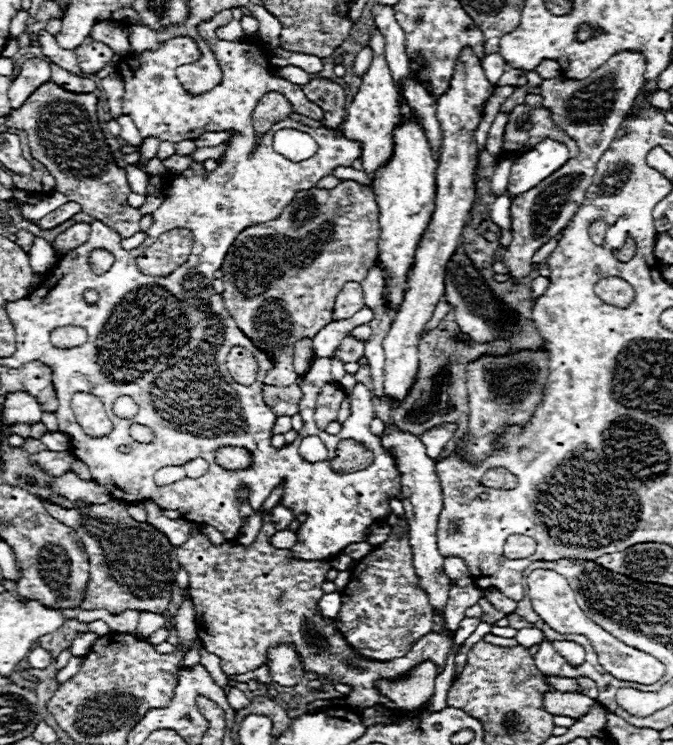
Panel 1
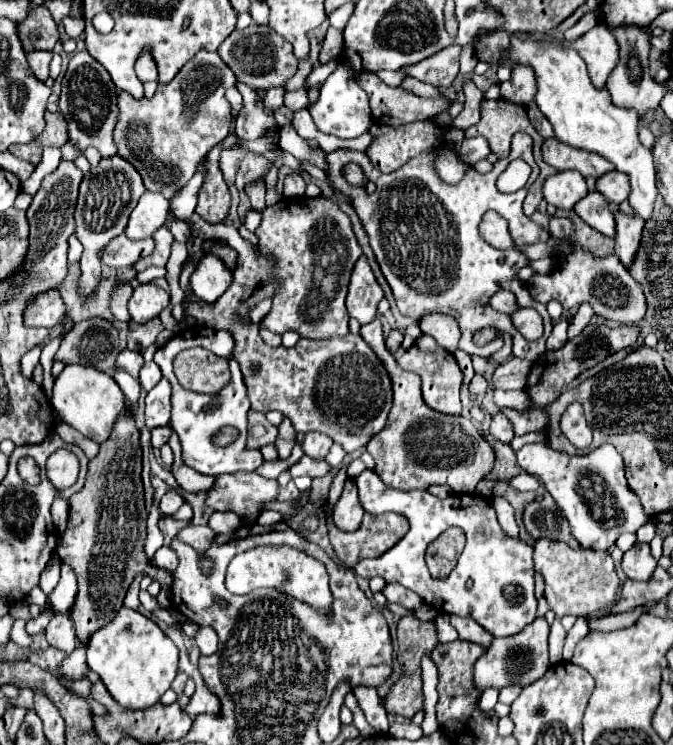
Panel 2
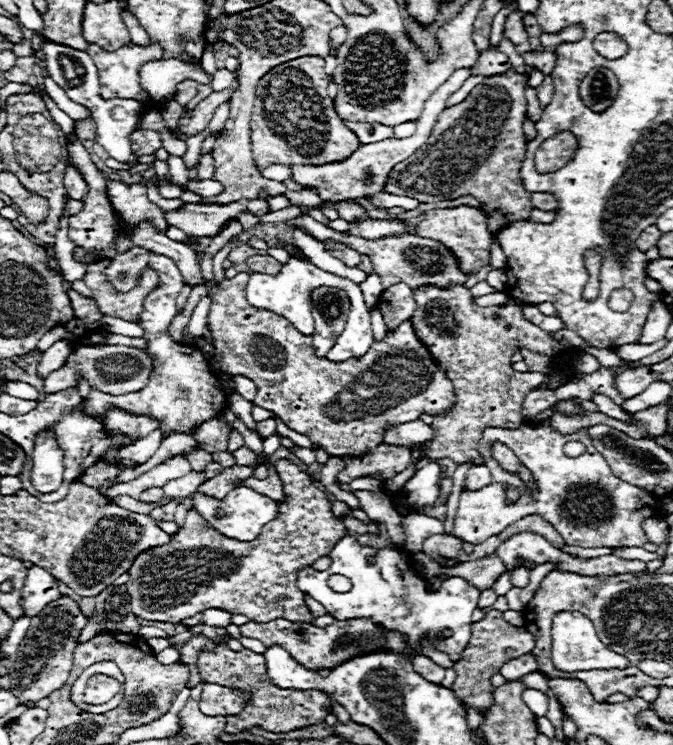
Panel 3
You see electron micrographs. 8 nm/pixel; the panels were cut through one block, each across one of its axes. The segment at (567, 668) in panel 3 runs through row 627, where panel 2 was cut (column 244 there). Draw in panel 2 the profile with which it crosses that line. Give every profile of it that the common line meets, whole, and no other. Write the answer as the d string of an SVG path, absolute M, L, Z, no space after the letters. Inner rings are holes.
M286 544L256 546L252 550L238 554L230 562L228 574L226 574L226 588L232 594L246 594L246 592L262 588L262 586L288 592L290 596L294 596L302 602L308 602L318 610L328 610L328 606L332 602L332 594L328 590L326 566L320 560L316 560L314 556L306 554L304 550L296 550ZM322 602L326 602L326 604L322 604Z

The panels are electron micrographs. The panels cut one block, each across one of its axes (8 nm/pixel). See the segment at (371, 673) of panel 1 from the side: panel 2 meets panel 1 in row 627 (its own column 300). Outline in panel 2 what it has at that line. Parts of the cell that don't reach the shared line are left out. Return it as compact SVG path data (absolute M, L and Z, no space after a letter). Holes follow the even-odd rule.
M300 196L300 198L284 198L274 206L264 208L262 224L256 230L258 248L268 256L272 264L270 270L278 280L278 288L274 292L272 310L262 318L260 328L268 328L270 332L284 334L286 330L296 330L304 338L330 338L330 336L346 336L348 334L348 312L344 306L346 286L350 280L350 272L354 262L362 256L360 244L352 230L350 218L340 210L340 206L326 196Z

